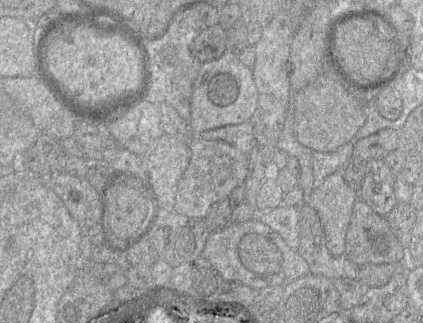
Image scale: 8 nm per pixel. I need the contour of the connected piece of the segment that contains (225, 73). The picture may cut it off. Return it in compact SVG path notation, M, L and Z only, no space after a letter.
M226 50L215 60L202 63L191 94L191 114L188 122L192 133L202 133L250 120L255 114L258 92L252 70L244 66L238 54Z

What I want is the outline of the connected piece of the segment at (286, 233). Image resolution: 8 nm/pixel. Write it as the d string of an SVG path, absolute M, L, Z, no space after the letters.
M279 206L268 212L257 212L258 219L277 232L293 249L300 243L299 207Z

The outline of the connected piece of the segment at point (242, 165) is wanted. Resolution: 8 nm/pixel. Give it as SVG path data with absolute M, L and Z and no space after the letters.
M191 134L189 148L191 157L178 184L174 212L204 219L214 203L228 198L232 190L243 183L248 173L248 155L227 142L204 140L194 134Z

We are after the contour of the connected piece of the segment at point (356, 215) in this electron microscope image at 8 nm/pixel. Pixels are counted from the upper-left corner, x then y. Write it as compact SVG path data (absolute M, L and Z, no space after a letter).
M358 197L354 203L345 235L345 256L357 266L404 263L407 260L407 251L399 243L386 217L374 212L368 204Z

